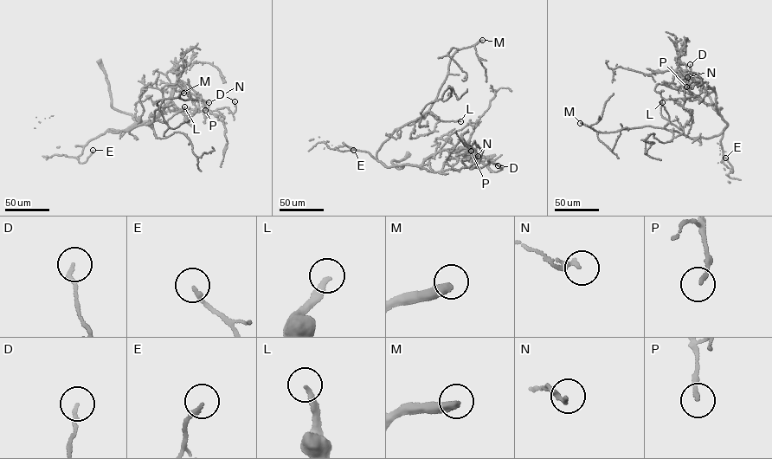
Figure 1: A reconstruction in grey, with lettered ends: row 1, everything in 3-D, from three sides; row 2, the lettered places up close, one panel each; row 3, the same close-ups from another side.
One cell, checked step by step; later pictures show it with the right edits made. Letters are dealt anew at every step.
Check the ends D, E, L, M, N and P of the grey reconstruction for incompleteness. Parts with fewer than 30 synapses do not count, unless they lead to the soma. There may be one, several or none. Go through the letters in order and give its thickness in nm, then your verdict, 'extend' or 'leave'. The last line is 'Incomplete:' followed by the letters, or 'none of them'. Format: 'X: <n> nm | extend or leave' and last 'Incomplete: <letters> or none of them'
D: 150 nm | leave
E: 180 nm | leave
L: 240 nm | extend
M: 400 nm | extend
N: 180 nm | leave
P: 150 nm | leave
Incomplete: L, M

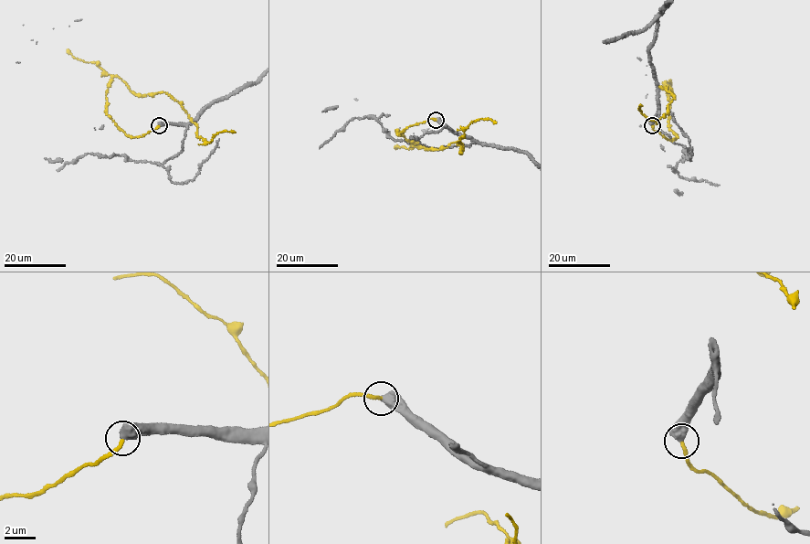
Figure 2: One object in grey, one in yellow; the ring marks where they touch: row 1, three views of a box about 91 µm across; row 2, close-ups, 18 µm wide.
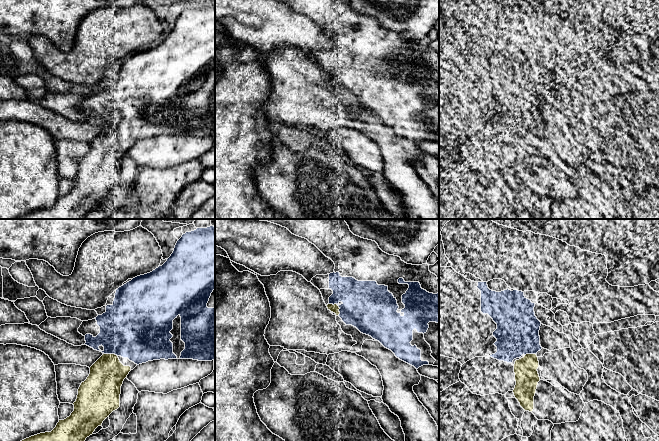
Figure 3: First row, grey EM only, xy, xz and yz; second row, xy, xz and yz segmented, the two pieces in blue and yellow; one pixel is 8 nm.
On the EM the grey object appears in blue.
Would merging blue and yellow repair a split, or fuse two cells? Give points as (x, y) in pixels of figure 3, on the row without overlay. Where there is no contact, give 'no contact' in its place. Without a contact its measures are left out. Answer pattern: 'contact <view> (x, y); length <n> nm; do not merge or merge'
contact xz (338, 81); length 140 nm; merge

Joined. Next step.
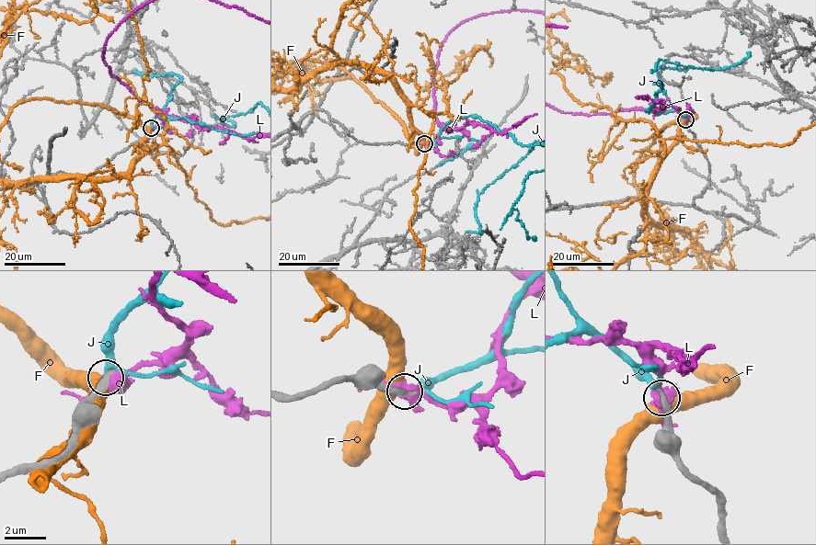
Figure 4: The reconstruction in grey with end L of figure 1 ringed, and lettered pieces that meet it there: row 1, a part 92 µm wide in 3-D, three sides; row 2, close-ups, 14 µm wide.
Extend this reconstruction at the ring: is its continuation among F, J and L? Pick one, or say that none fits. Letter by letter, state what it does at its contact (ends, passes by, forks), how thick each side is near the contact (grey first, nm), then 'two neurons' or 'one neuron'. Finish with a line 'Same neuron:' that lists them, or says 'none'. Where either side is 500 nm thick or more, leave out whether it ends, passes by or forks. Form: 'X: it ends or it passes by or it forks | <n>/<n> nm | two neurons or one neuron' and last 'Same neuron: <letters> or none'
F: 440/550 nm | two neurons
J: it passes by | 340/280 nm | one neuron
L: it passes by | 320/280 nm | two neurons
Same neuron: J

